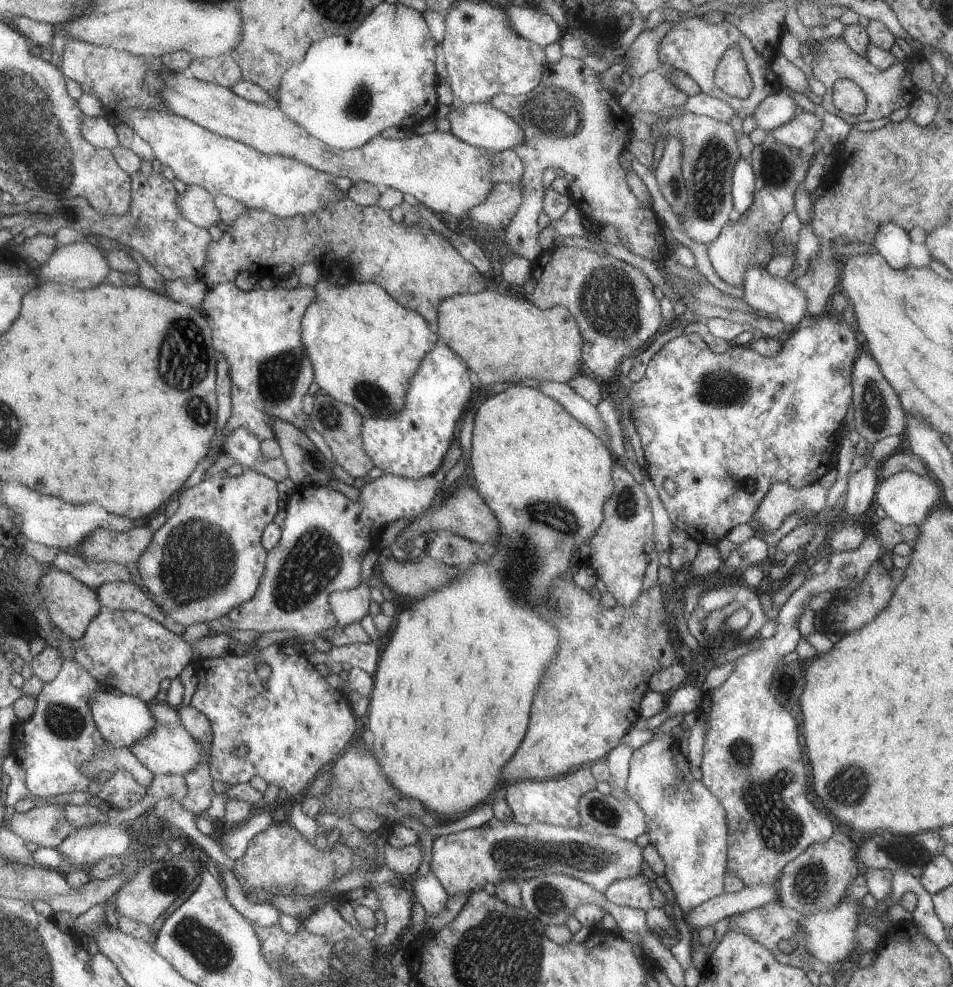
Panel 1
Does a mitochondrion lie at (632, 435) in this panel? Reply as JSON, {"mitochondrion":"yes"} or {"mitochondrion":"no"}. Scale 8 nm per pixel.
{"mitochondrion":"no"}

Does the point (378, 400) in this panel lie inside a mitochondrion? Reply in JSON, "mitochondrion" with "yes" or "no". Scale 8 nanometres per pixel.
{"mitochondrion":"yes"}

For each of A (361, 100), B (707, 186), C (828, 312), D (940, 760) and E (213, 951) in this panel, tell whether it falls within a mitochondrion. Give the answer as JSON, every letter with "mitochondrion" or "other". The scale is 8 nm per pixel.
{"A":"mitochondrion","B":"mitochondrion","C":"other","D":"other","E":"mitochondrion"}

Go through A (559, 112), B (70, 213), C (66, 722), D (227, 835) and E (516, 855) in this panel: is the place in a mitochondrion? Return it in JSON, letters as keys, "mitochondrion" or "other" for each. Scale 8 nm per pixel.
{"A":"mitochondrion","B":"mitochondrion","C":"mitochondrion","D":"other","E":"mitochondrion"}

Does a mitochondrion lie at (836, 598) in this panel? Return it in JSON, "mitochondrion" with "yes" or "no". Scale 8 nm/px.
{"mitochondrion":"no"}

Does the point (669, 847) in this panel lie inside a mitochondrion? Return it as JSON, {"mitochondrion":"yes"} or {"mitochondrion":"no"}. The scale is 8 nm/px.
{"mitochondrion":"no"}

